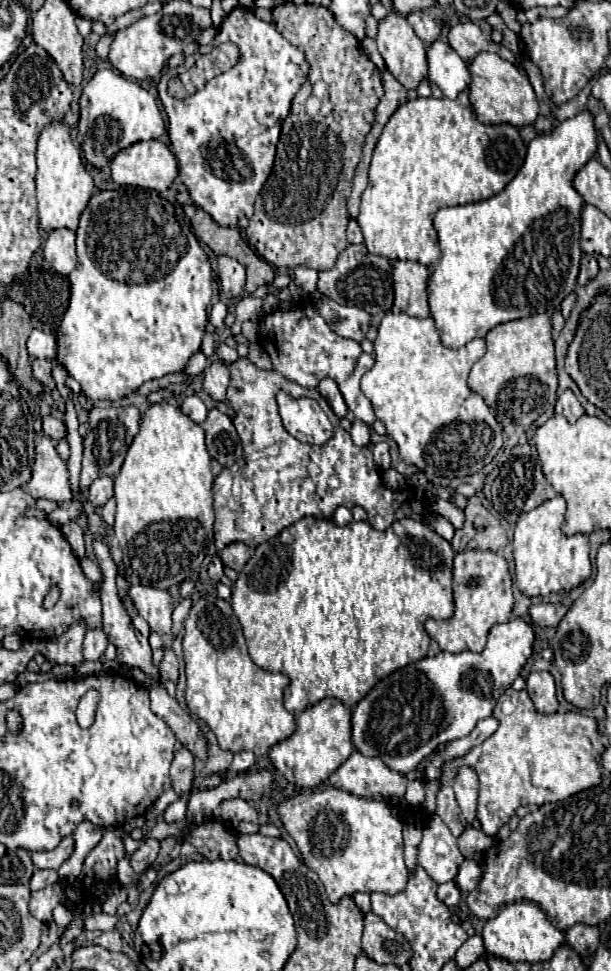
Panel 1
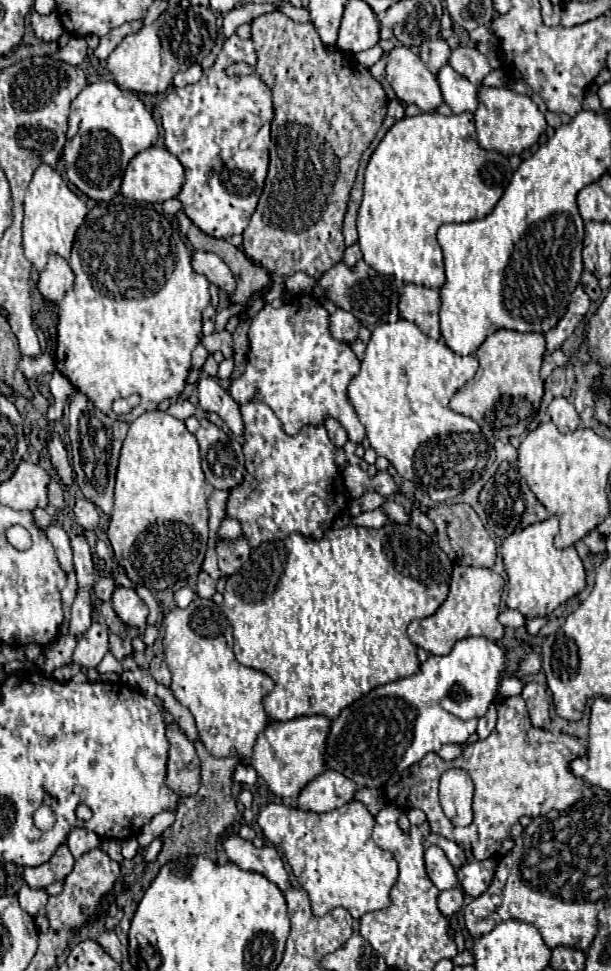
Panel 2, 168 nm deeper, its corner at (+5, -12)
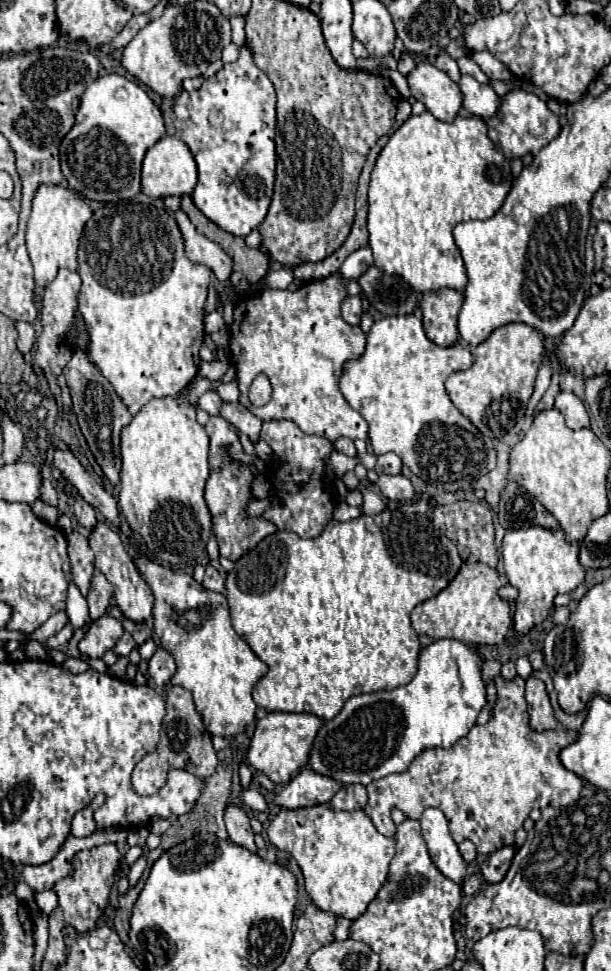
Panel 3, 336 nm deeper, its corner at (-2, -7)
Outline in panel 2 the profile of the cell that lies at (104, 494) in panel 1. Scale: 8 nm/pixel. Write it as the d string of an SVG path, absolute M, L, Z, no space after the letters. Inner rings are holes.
M80 498L80 500L76 500L72 512L74 512L74 522L82 530L94 530L98 526L98 518L100 516L98 516L98 510L96 510L96 506L92 502Z

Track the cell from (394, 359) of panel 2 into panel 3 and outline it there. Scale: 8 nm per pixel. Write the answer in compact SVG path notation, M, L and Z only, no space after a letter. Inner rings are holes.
M383 317L371 327L365 353L345 365L339 387L349 405L369 421L369 441L375 455L393 451L415 477L439 491L457 493L495 467L495 453L489 451L475 425L451 403L445 389L451 373L471 365L473 355L465 345L439 347L427 339L419 317Z

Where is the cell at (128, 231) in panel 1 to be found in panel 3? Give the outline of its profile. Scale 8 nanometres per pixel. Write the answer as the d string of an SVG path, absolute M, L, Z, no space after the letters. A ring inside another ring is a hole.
M119 201L99 207L87 221L79 241L77 273L83 279L77 303L89 335L87 355L119 393L129 413L137 415L153 397L179 395L199 371L199 347L205 337L203 319L211 269L187 259L175 217L165 209L137 201Z

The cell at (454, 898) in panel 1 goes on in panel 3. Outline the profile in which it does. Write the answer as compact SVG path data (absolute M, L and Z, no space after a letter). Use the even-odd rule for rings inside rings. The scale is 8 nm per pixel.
M471 875L471 877L469 877L469 879L465 879L465 881L463 881L463 885L461 885L463 895L467 895L467 897L475 895L475 893L479 891L479 887L481 887L481 877L479 877L479 875Z

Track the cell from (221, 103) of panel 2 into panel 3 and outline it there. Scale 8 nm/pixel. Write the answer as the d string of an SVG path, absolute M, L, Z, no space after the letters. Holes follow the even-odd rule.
M243 45L239 49L237 61L225 63L223 69L217 71L213 77L205 79L205 83L197 91L181 91L173 107L175 113L173 123L177 135L191 149L197 161L199 181L195 185L195 191L191 193L195 207L209 221L239 237L245 237L259 227L271 203L277 158L275 141L273 141L276 135L276 101L273 83L253 63L251 49Z

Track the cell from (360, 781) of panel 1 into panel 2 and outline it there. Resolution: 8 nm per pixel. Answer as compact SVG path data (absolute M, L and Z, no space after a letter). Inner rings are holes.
M324 770L318 778L308 782L298 794L298 808L310 812L328 812L344 806L350 798L354 798L356 784L348 782L342 774L332 774L332 770Z

